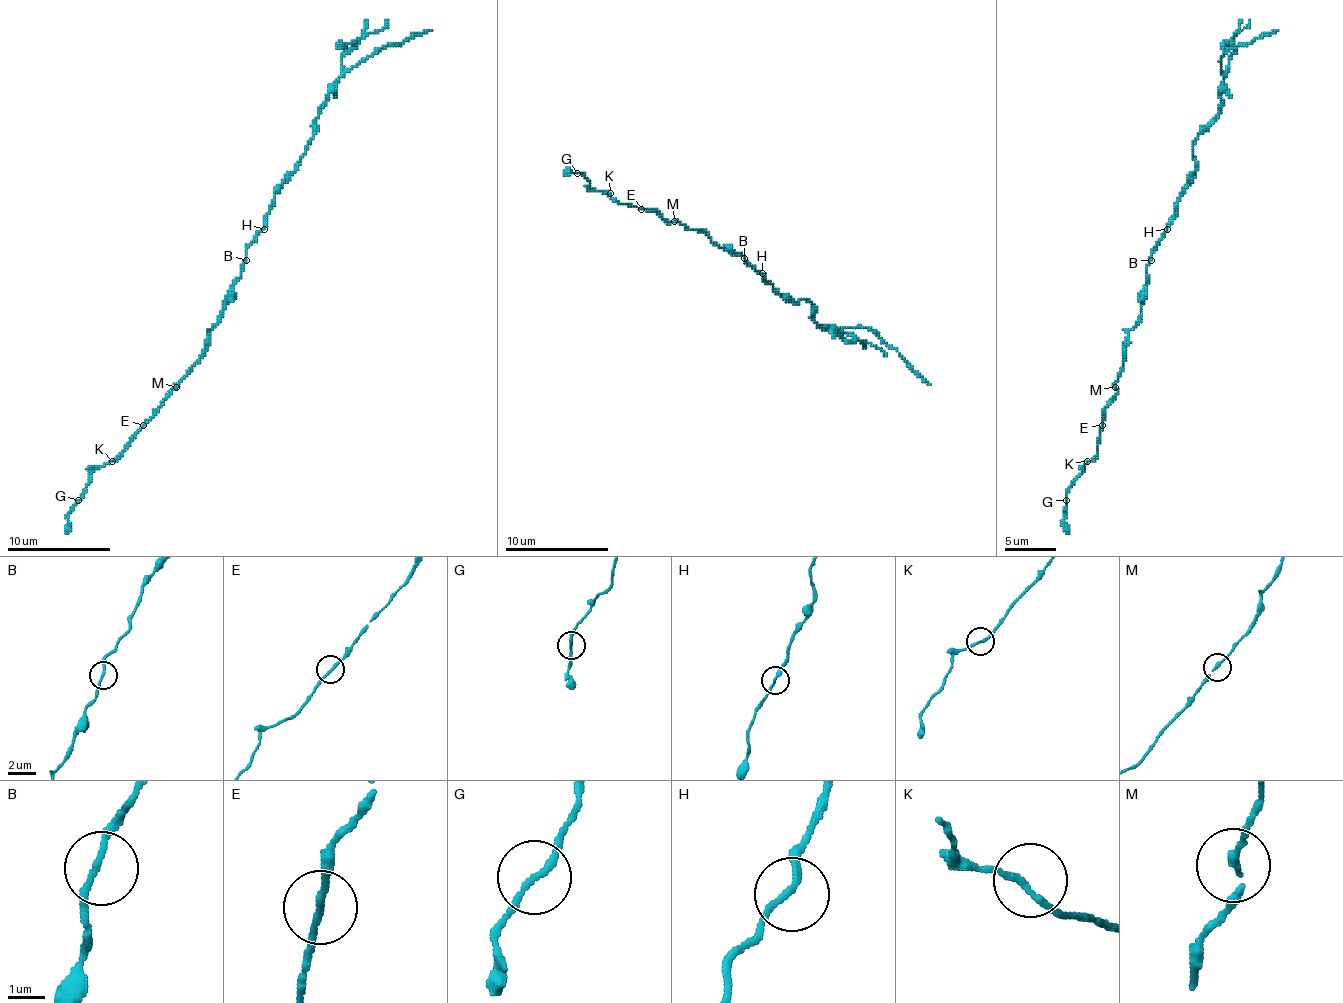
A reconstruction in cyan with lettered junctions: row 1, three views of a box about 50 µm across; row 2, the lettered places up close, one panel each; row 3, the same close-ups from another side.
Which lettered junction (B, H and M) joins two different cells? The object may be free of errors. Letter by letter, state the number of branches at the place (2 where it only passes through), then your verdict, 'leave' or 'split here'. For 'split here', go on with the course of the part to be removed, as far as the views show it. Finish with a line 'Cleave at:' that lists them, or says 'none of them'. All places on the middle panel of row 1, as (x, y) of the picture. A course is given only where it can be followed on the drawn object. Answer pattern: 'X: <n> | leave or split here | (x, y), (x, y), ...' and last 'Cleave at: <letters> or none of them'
B: 2 | leave
H: 2 | leave
M: 2 | leave
Cleave at: none of them

